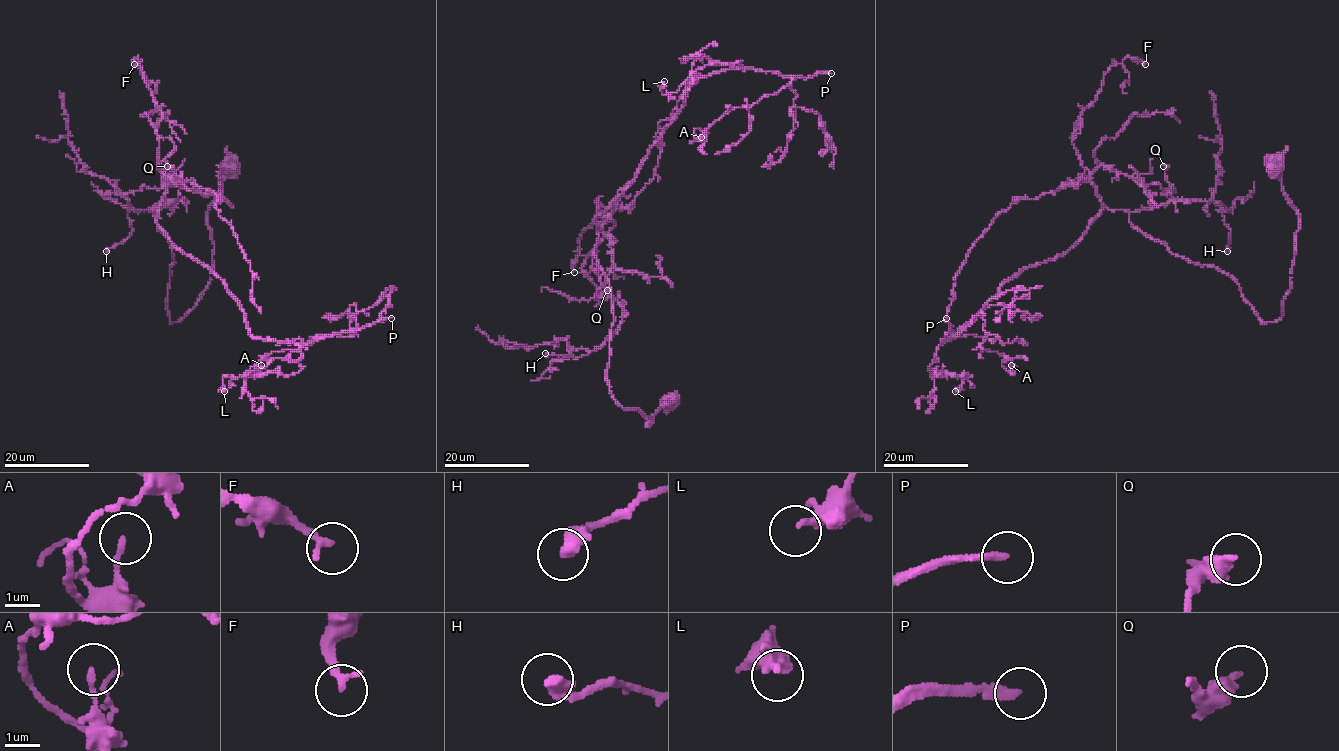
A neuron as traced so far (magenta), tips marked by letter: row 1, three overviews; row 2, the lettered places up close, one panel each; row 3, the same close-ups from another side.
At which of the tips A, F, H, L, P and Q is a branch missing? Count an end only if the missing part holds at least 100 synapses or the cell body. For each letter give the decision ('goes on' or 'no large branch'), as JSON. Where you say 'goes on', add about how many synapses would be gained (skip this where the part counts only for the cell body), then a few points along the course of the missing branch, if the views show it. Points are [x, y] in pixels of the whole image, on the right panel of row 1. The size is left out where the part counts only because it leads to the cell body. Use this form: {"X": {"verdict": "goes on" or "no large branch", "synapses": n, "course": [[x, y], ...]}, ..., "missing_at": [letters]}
{"A": {"verdict": "no large branch"}, "F": {"verdict": "no large branch"}, "H": {"verdict": "no large branch"}, "L": {"verdict": "no large branch"}, "P": {"verdict": "goes on", "synapses": 300, "course": [[946, 318], [973, 305], [944, 339], [966, 346], [967, 369], [951, 356]]}, "Q": {"verdict": "no large branch"}, "missing_at": ["P"]}

